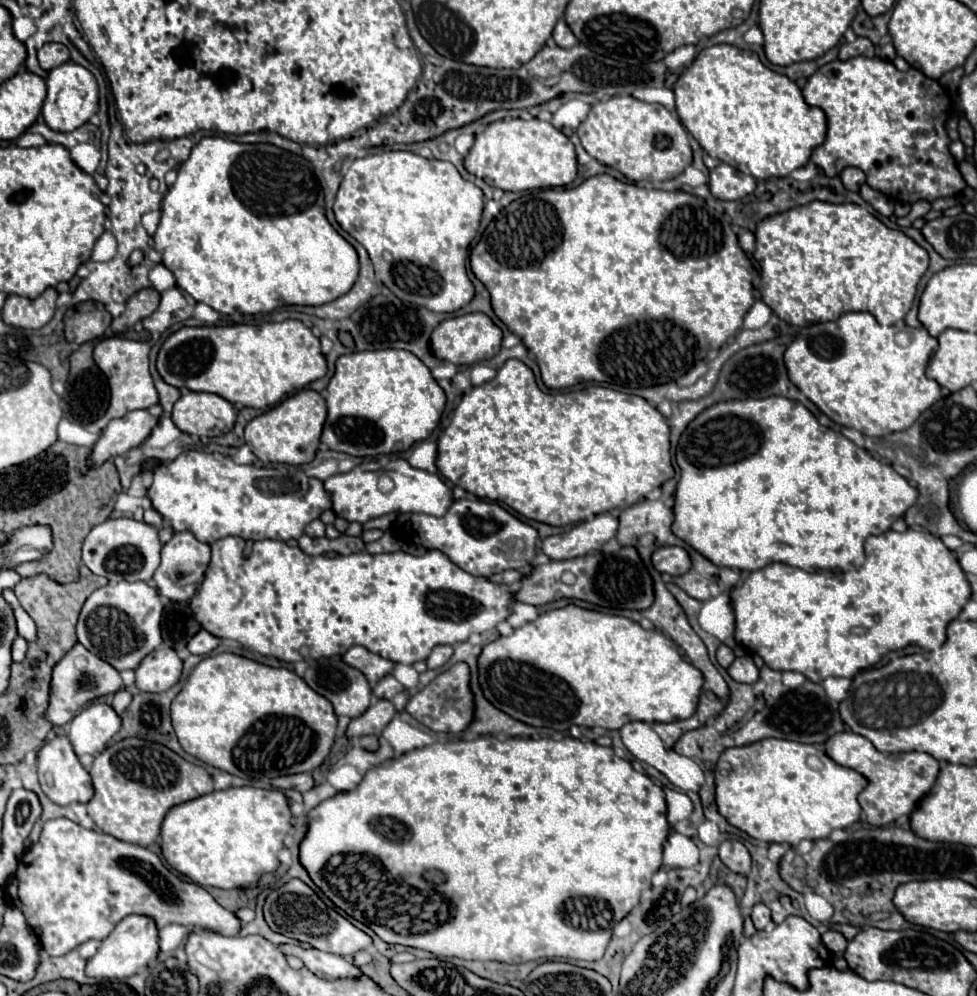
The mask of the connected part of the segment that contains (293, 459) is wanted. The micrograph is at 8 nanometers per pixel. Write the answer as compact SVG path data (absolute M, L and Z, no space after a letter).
M302 390L288 400L276 404L272 410L256 416L246 424L246 444L262 462L284 462L292 466L314 460L322 426L326 420L326 400L314 390Z

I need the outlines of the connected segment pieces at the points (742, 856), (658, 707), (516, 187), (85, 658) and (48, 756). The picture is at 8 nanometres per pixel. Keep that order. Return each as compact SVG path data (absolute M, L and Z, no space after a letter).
M724 840L720 844L720 860L738 874L750 874L750 854L740 840Z
M578 606L550 610L526 626L516 628L514 634L500 636L484 646L478 666L484 696L496 708L524 724L554 730L568 730L570 726L602 726L608 730L620 730L624 724L634 720L648 724L686 720L696 712L704 684L702 672L684 660L672 638L654 628L644 630L638 622L624 616L610 616Z
M512 118L488 124L480 134L476 134L476 142L464 158L464 168L470 174L504 192L568 186L576 178L576 166L574 144L550 122L538 118Z
M76 642L66 656L54 664L52 668L52 682L50 682L50 702L48 708L44 712L44 718L52 724L52 726L64 726L66 722L72 720L72 716L78 712L78 708L82 708L82 704L88 704L92 700L98 700L106 694L118 692L122 688L122 678L120 672L116 672L108 662L100 660L98 656L94 656L92 652L88 652L80 642Z
M56 736L38 752L38 780L40 780L44 794L58 806L68 806L72 802L86 804L94 796L90 774L78 762L78 758L72 750L72 744L64 736Z

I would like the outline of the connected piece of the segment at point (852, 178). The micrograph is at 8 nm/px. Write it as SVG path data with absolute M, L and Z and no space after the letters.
M844 168L842 172L840 172L840 180L842 180L842 184L848 188L848 190L852 190L852 192L858 192L860 190L860 186L866 182L866 176L864 176L864 172L860 170L860 168Z

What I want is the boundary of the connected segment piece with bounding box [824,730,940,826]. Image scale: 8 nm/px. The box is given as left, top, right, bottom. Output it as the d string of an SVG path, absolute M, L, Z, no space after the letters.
M850 730L832 736L832 740L828 740L828 744L824 744L824 746L826 746L828 756L834 762L838 762L846 768L852 768L868 778L870 784L860 792L858 800L866 814L866 820L872 826L886 826L886 824L898 820L900 816L910 816L912 810L918 806L918 802L930 792L930 788L934 786L936 776L940 772L938 760L926 752L884 754L884 752L878 752L868 738L854 734Z

